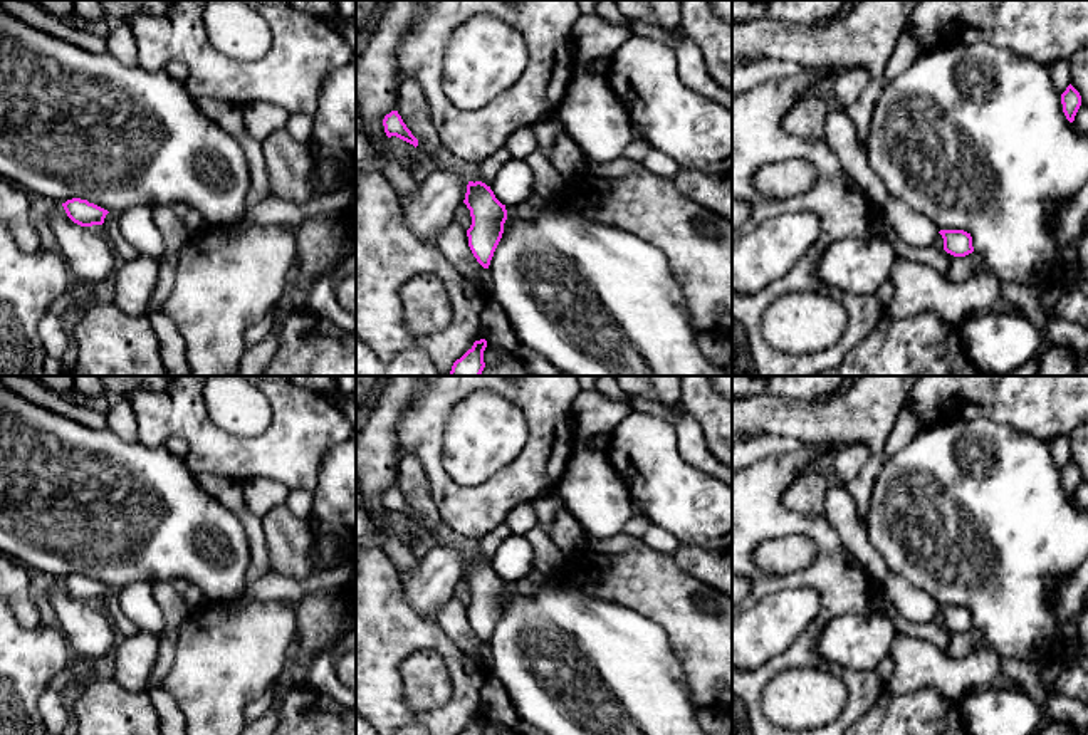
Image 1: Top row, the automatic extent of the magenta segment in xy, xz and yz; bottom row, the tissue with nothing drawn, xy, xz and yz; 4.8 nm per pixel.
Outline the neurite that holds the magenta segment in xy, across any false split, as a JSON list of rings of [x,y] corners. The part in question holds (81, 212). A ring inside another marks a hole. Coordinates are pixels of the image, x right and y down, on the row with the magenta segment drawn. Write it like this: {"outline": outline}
{"outline": [[[81,198],[67,200],[62,206],[67,216],[81,227],[102,225],[106,215],[109,213],[107,210]]]}

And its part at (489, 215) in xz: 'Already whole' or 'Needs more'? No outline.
Already whole

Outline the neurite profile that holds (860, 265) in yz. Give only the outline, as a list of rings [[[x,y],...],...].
[[[846,238],[826,247],[818,262],[818,279],[826,290],[875,294],[890,280],[898,255],[887,240]]]

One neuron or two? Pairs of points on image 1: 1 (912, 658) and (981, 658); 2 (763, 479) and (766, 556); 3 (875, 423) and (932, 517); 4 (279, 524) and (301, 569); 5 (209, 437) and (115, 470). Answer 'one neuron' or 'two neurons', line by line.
1: one neuron
2: two neurons
3: two neurons
4: one neuron
5: two neurons

